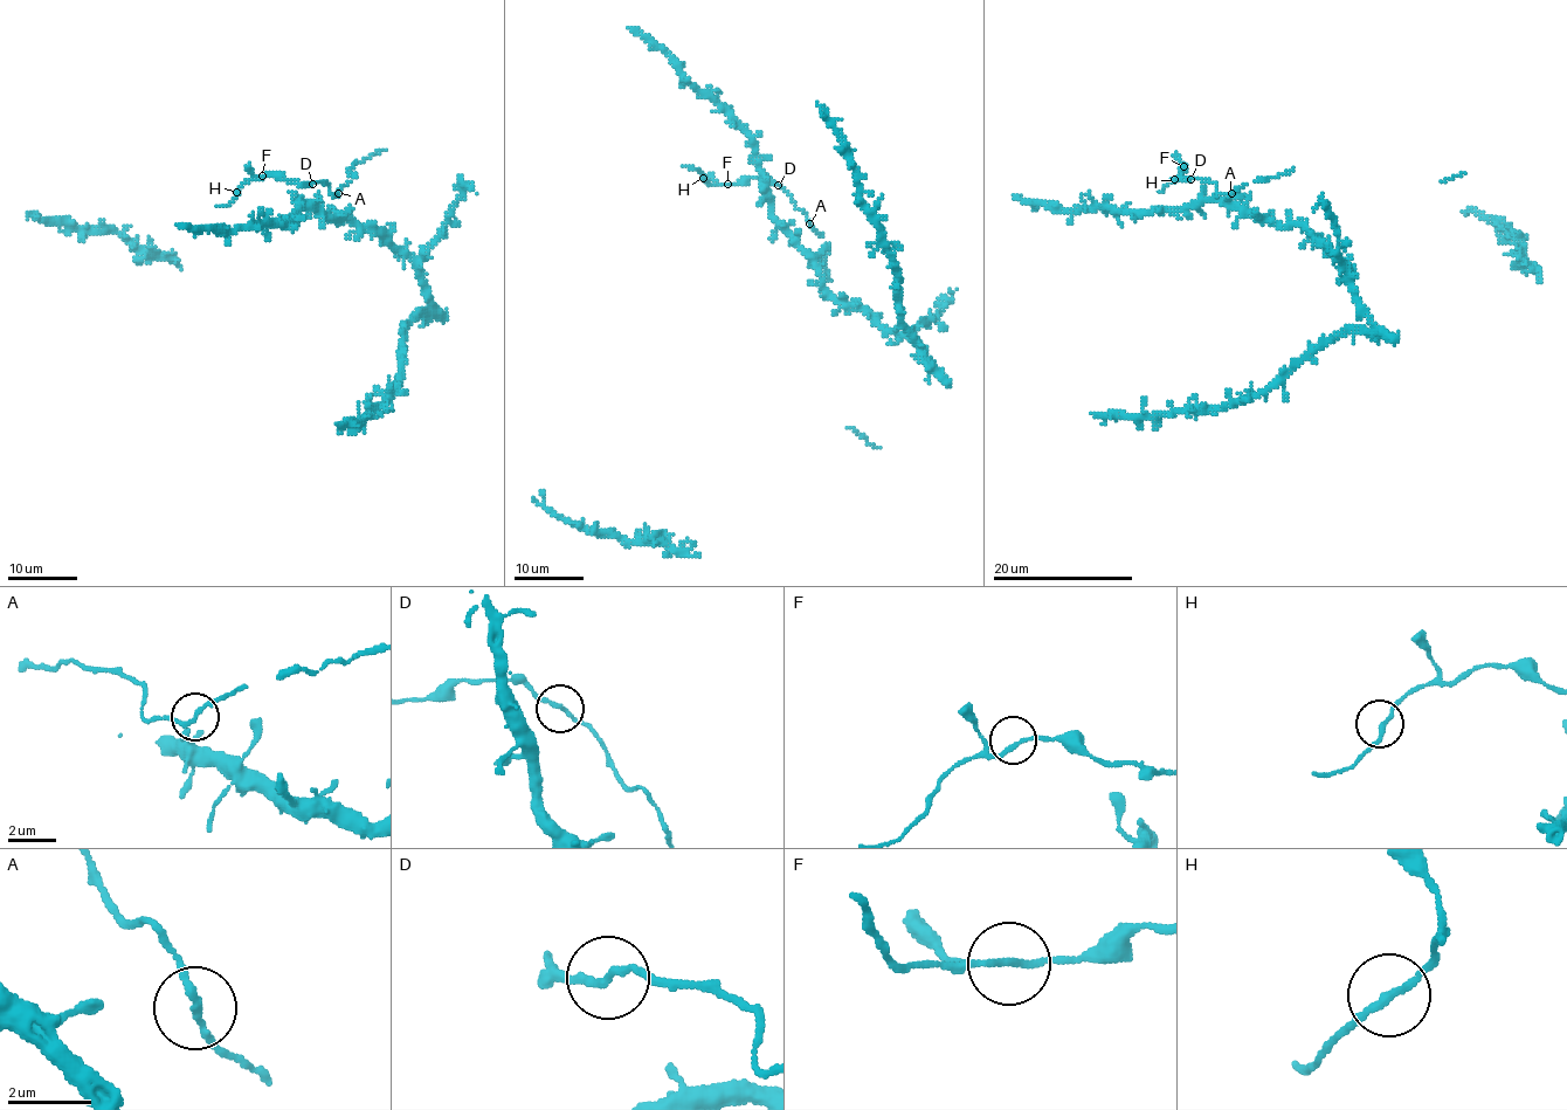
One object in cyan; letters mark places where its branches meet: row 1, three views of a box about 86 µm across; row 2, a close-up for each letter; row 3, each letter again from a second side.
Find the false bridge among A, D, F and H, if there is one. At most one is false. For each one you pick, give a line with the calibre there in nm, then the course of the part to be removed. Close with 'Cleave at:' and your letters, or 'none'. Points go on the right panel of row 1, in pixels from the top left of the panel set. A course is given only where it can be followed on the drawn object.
Cleave at: none

